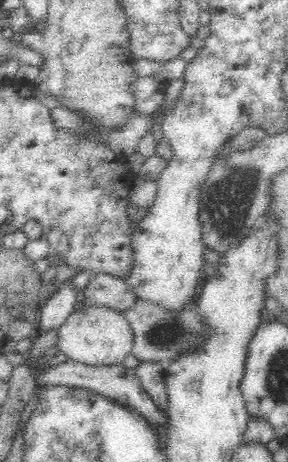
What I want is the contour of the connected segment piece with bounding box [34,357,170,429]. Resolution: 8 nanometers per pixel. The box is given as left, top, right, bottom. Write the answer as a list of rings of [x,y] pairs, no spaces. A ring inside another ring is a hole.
[[[54,357],[43,368],[34,370],[34,377],[36,377],[36,384],[39,384],[39,386],[46,383],[62,383],[62,385],[69,387],[84,387],[110,397],[121,405],[132,409],[134,414],[145,418],[154,429],[160,428],[160,426],[166,428],[168,422],[170,422],[167,411],[158,407],[158,403],[154,402],[154,399],[144,390],[133,369],[129,369],[121,363],[94,366]]]

